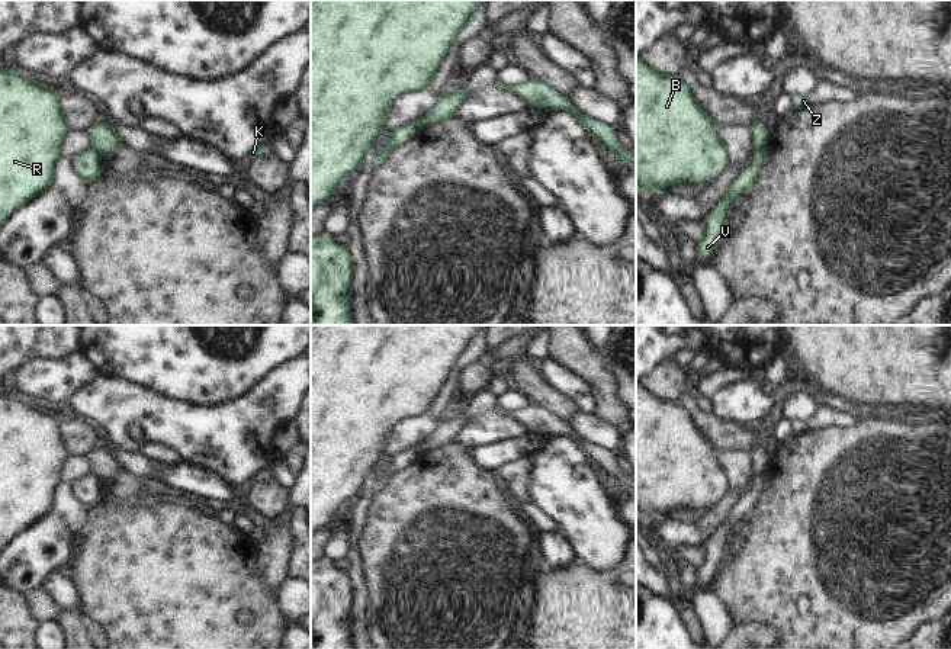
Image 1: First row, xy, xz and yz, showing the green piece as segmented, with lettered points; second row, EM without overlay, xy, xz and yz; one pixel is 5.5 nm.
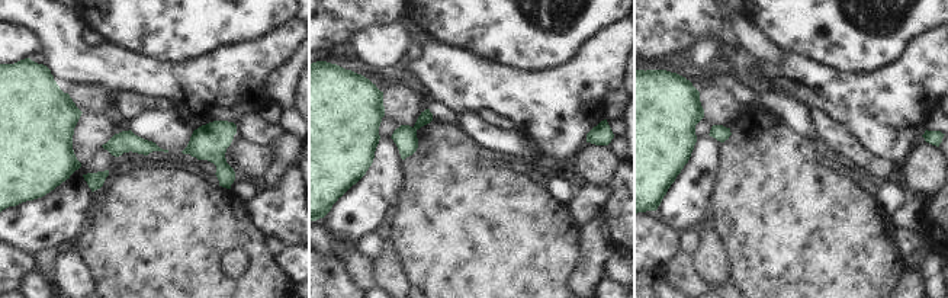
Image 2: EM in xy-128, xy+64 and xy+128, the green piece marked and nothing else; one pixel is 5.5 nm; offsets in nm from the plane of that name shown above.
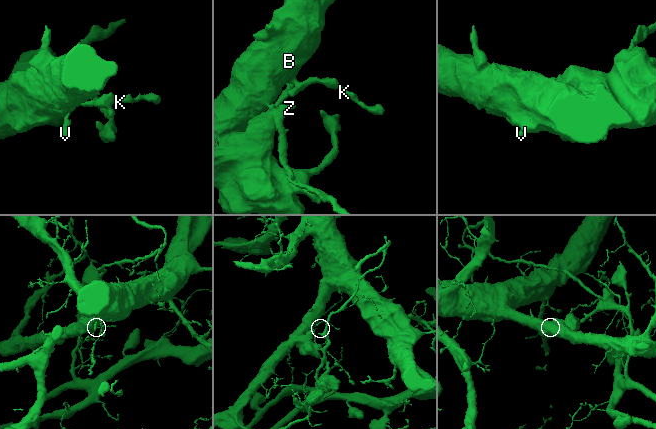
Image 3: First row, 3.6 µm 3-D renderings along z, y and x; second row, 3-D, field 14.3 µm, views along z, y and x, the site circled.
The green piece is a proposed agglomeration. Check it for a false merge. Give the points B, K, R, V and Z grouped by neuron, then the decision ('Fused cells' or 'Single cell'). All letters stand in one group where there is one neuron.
Groups: B K R Z / V. Fused cells.

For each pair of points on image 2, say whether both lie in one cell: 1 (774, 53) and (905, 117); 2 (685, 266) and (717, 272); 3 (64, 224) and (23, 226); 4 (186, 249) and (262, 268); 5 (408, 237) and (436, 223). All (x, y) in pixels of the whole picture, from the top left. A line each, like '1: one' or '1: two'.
1: two
2: two
3: one
4: one
5: one

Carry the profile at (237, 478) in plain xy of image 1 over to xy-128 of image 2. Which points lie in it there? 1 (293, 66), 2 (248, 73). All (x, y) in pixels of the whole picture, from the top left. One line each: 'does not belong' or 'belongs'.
1: does not belong
2: belongs

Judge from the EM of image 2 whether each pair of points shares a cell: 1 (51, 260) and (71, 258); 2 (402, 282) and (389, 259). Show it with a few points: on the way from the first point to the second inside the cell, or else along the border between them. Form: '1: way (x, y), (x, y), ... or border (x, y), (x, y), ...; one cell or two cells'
1: border (68, 246), (55, 265), (52, 282); two cells
2: way (397, 276), (389, 265); one cell

